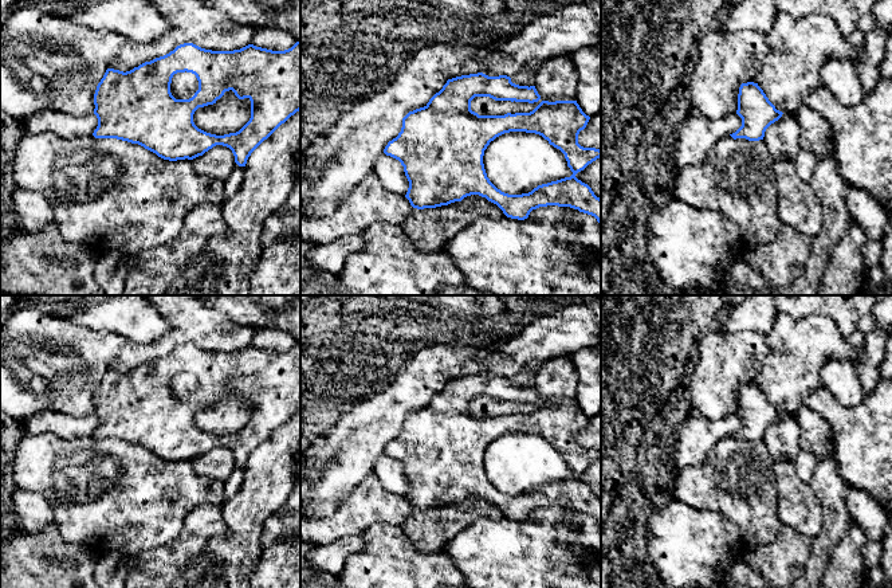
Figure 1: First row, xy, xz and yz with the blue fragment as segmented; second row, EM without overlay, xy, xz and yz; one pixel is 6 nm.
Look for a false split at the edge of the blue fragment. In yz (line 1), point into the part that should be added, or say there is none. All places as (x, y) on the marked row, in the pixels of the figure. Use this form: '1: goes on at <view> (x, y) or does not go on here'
1: does not go on here

